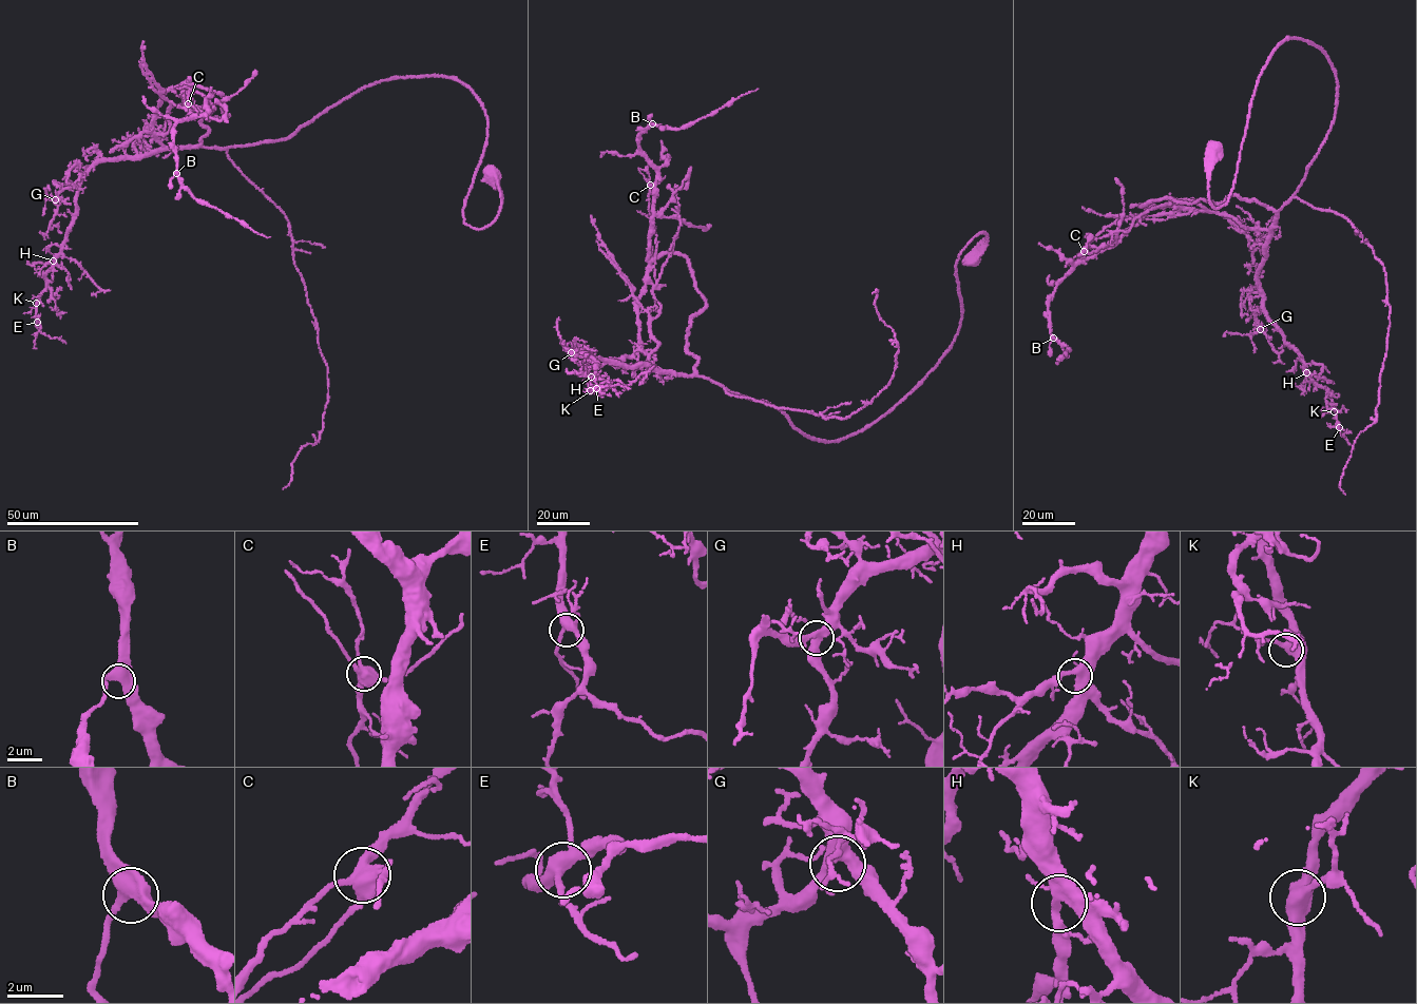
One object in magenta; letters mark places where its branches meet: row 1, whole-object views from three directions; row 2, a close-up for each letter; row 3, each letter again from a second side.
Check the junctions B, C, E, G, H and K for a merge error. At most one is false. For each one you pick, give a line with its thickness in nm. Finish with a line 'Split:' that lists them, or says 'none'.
C: Thickness 550 nm
Split: C

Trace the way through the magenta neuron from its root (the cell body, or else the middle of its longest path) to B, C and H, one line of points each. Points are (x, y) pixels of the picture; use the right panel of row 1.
B: (1216, 150), (1217, 209), (1271, 52), (1322, 50), (1331, 131), (1268, 230), (1153, 206), (1058, 284), (1053, 338)
C: (1216, 150), (1217, 209), (1271, 52), (1294, 38), (1322, 50), (1331, 131), (1268, 230), (1156, 206), (1083, 251)
H: (1216, 150), (1217, 209), (1271, 52), (1294, 38), (1322, 50), (1331, 131), (1257, 281), (1306, 372)

